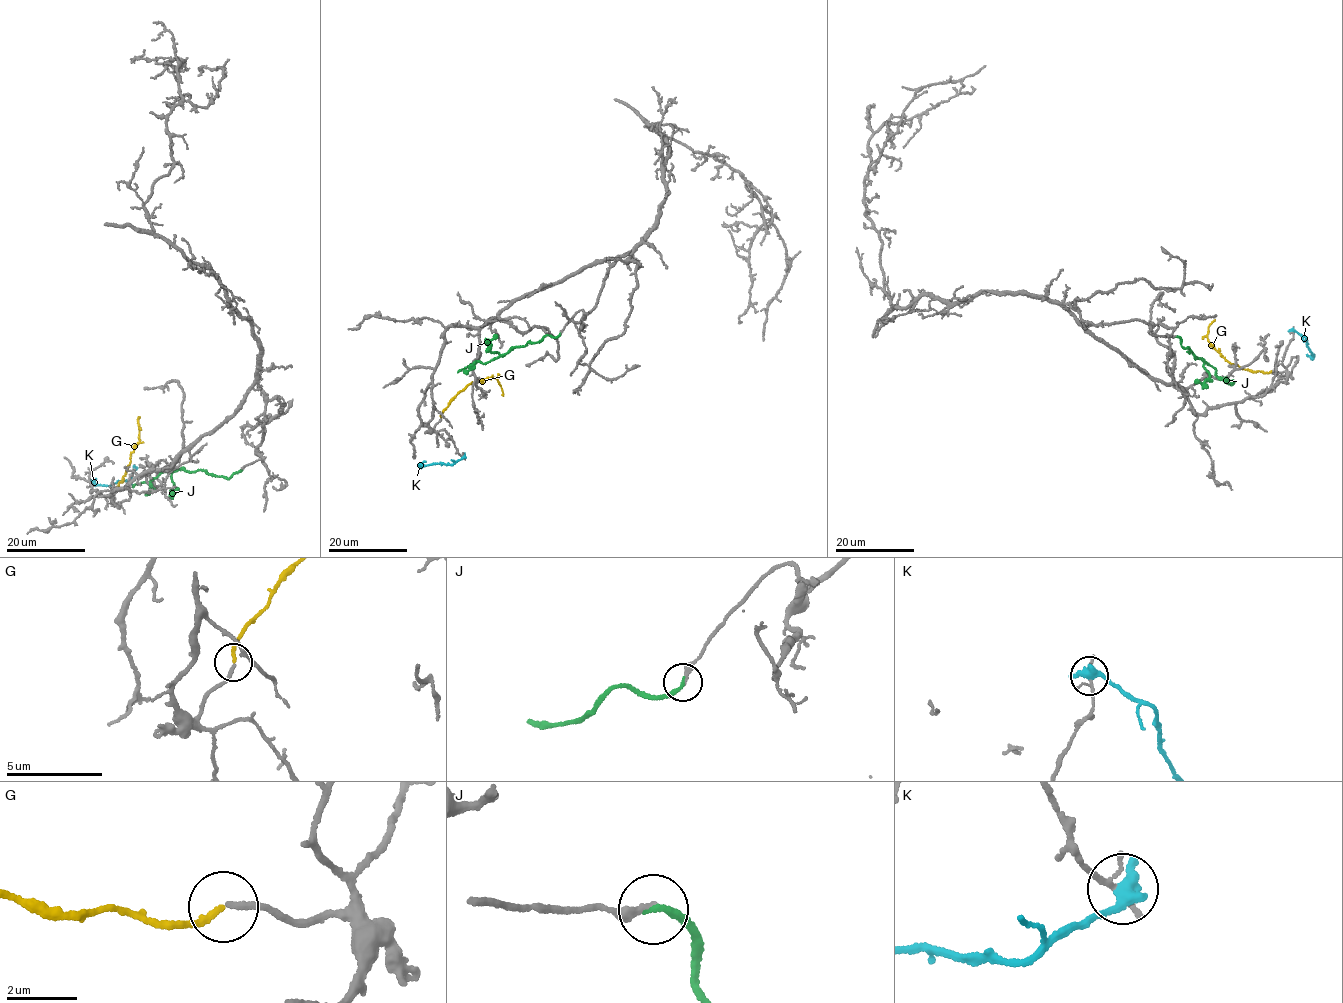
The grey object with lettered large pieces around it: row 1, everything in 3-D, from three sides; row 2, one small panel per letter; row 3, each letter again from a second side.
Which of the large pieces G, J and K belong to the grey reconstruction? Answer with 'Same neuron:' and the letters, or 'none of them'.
Same neuron: G

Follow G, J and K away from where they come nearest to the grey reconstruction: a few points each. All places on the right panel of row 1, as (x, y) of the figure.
G: (1271, 370), (1242, 369), (1222, 357), (1207, 338), (1208, 326), (1214, 320)
J: (1176, 337), (1182, 346), (1231, 384)
K: (1292, 331), (1307, 339), (1312, 358)

